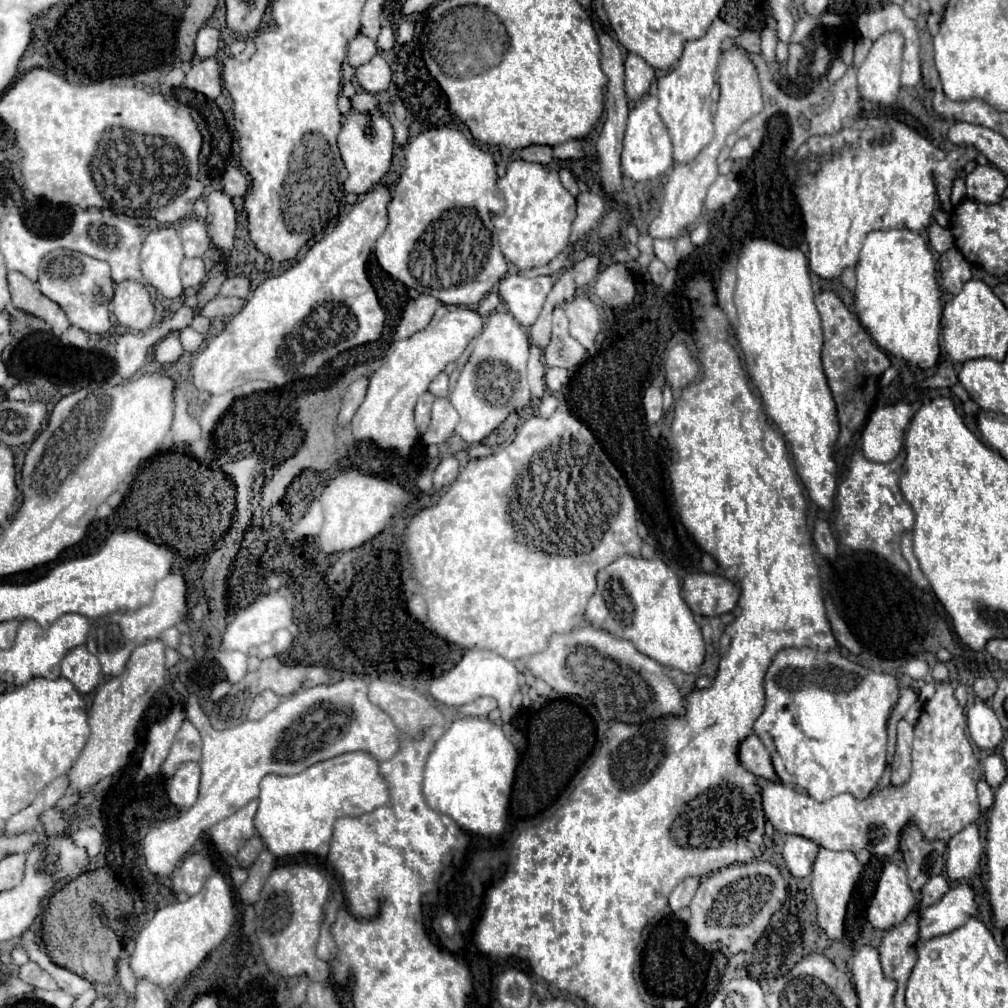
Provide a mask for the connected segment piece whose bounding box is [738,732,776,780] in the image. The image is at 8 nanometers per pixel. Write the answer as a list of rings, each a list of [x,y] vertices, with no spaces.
[[[754,732],[740,742],[738,760],[752,774],[756,774],[760,778],[776,780],[776,774],[774,774],[774,768],[772,768],[772,762],[770,762],[770,754]]]

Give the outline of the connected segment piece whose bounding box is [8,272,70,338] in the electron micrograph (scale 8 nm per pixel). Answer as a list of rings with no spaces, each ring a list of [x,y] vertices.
[[[10,272],[8,274],[8,286],[10,286],[10,296],[12,296],[12,306],[48,322],[52,326],[54,336],[60,338],[70,328],[70,322],[64,316],[62,308],[56,302],[48,300],[38,290],[36,282],[28,280],[20,272]]]

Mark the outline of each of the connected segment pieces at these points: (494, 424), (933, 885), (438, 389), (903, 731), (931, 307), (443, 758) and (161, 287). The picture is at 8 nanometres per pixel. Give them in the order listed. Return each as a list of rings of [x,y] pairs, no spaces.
[[[494,312],[476,340],[470,360],[464,364],[456,386],[450,394],[452,406],[460,414],[456,434],[468,444],[478,444],[492,434],[510,412],[522,412],[530,404],[530,390],[526,382],[526,362],[530,354],[528,332],[512,314]]]
[[[932,876],[932,880],[928,880],[928,884],[924,884],[924,888],[920,890],[918,898],[920,898],[920,906],[930,906],[934,902],[938,902],[942,898],[942,894],[946,894],[950,890],[948,880],[944,876]]]
[[[444,372],[438,374],[438,376],[432,380],[432,384],[428,386],[428,392],[434,394],[436,398],[444,398],[444,396],[448,396],[448,376],[446,376]]]
[[[906,720],[898,722],[898,742],[892,762],[892,786],[904,786],[912,772],[912,736],[914,730]]]
[[[876,230],[868,234],[860,252],[860,260],[856,264],[854,312],[882,350],[904,360],[914,370],[928,370],[936,366],[940,354],[938,336],[940,336],[942,304],[940,304],[940,288],[936,284],[936,262],[920,234],[910,230],[884,230],[884,232]]]
[[[458,718],[434,744],[424,770],[424,796],[430,808],[452,816],[462,830],[500,836],[512,792],[518,754],[502,728],[488,718]]]
[[[172,226],[150,232],[144,240],[140,256],[144,282],[154,286],[168,300],[180,298],[184,292],[180,282],[184,250],[178,232]]]

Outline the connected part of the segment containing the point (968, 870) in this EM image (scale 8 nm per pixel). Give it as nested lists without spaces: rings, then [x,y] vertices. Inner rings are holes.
[[[970,824],[968,828],[952,836],[952,840],[948,842],[948,864],[946,864],[948,880],[950,882],[968,880],[976,872],[982,854],[984,846],[976,824]]]

